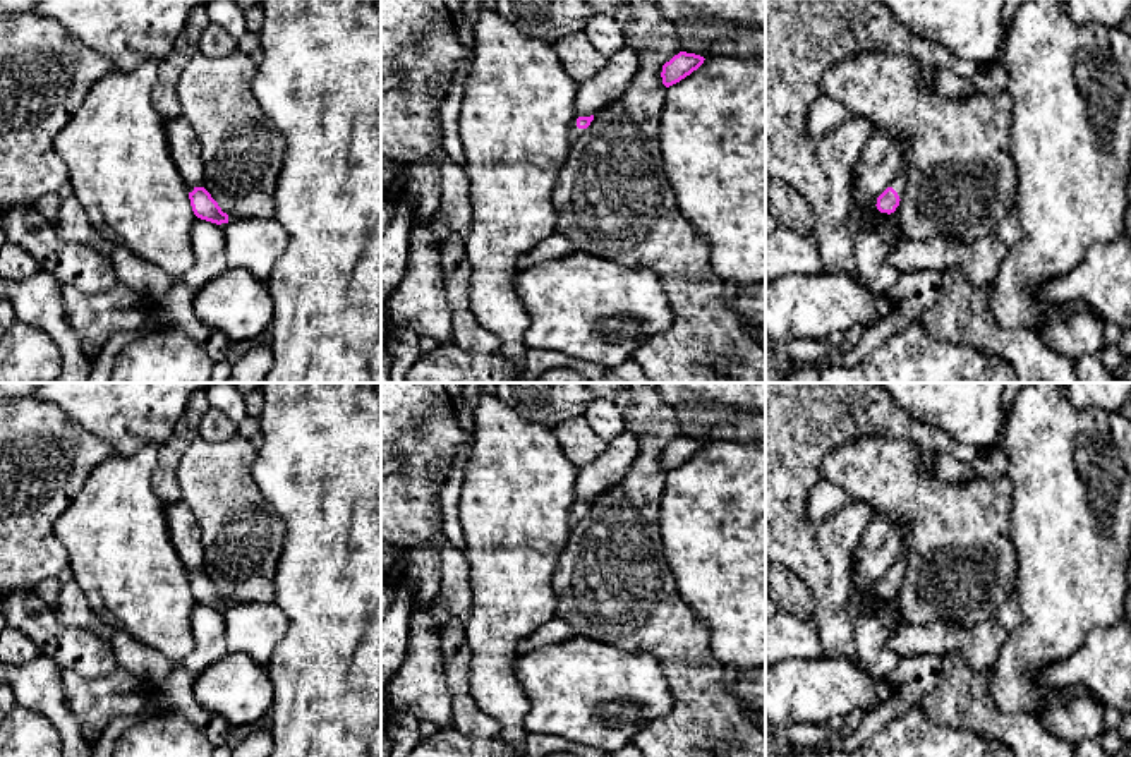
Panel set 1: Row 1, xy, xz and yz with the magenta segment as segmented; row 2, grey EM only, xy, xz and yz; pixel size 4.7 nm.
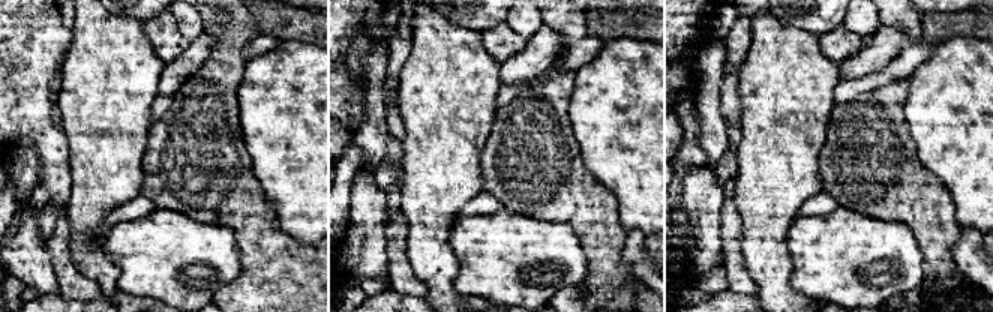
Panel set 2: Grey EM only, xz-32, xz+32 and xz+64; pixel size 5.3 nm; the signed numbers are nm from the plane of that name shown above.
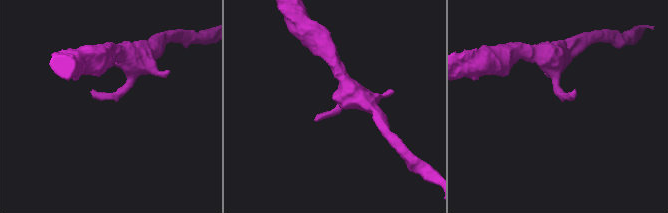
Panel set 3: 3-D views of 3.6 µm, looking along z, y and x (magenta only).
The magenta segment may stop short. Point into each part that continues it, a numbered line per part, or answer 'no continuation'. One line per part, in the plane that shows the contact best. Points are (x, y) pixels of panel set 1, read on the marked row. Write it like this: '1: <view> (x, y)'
1: xz (574, 133)

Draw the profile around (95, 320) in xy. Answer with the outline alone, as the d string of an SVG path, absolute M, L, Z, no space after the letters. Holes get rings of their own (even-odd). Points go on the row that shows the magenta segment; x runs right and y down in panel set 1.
M117 283L103 294L62 287L60 300L82 352L93 359L120 331L137 331L160 319L156 304L144 294Z

